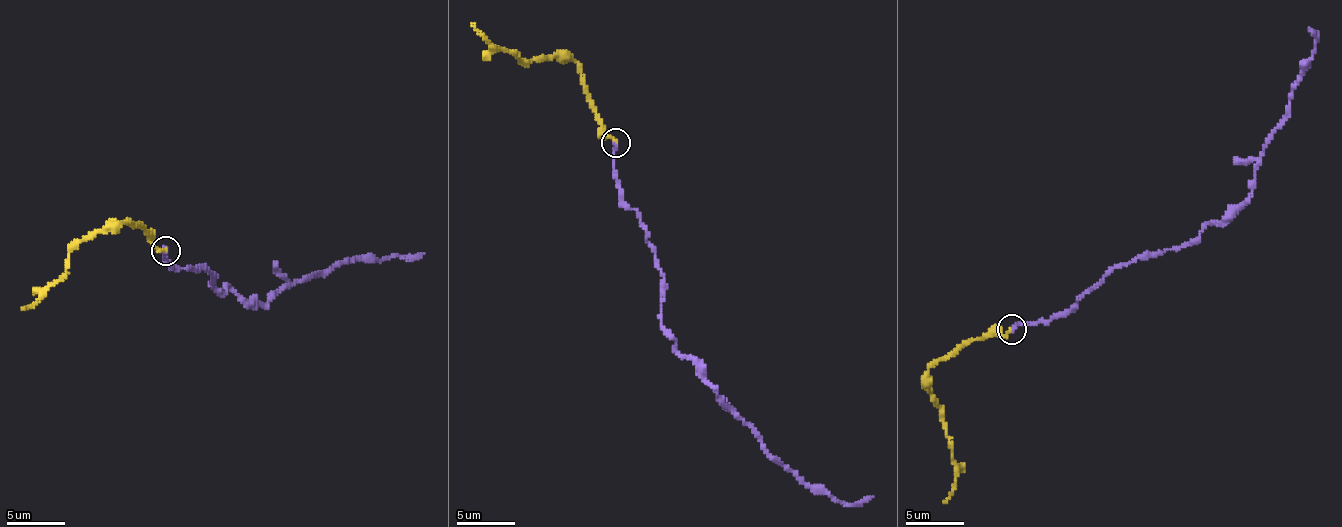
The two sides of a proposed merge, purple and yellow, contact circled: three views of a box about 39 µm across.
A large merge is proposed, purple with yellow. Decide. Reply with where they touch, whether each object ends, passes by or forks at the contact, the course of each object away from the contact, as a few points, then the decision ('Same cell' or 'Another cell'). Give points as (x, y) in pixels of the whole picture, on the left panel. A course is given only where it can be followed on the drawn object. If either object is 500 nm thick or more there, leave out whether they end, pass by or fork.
Place: (165, 250). At the ring purple ends. At the ring yellow ends. Course of purple: (166, 250), (169, 269), (214, 272), (212, 288), (221, 293), (229, 286), (247, 306), (339, 264), (424, 253). Course of yellow: (166, 248), (157, 248), (145, 226), (124, 221), (89, 232), (69, 255), (69, 268), (45, 295), (22, 308). Same cell

